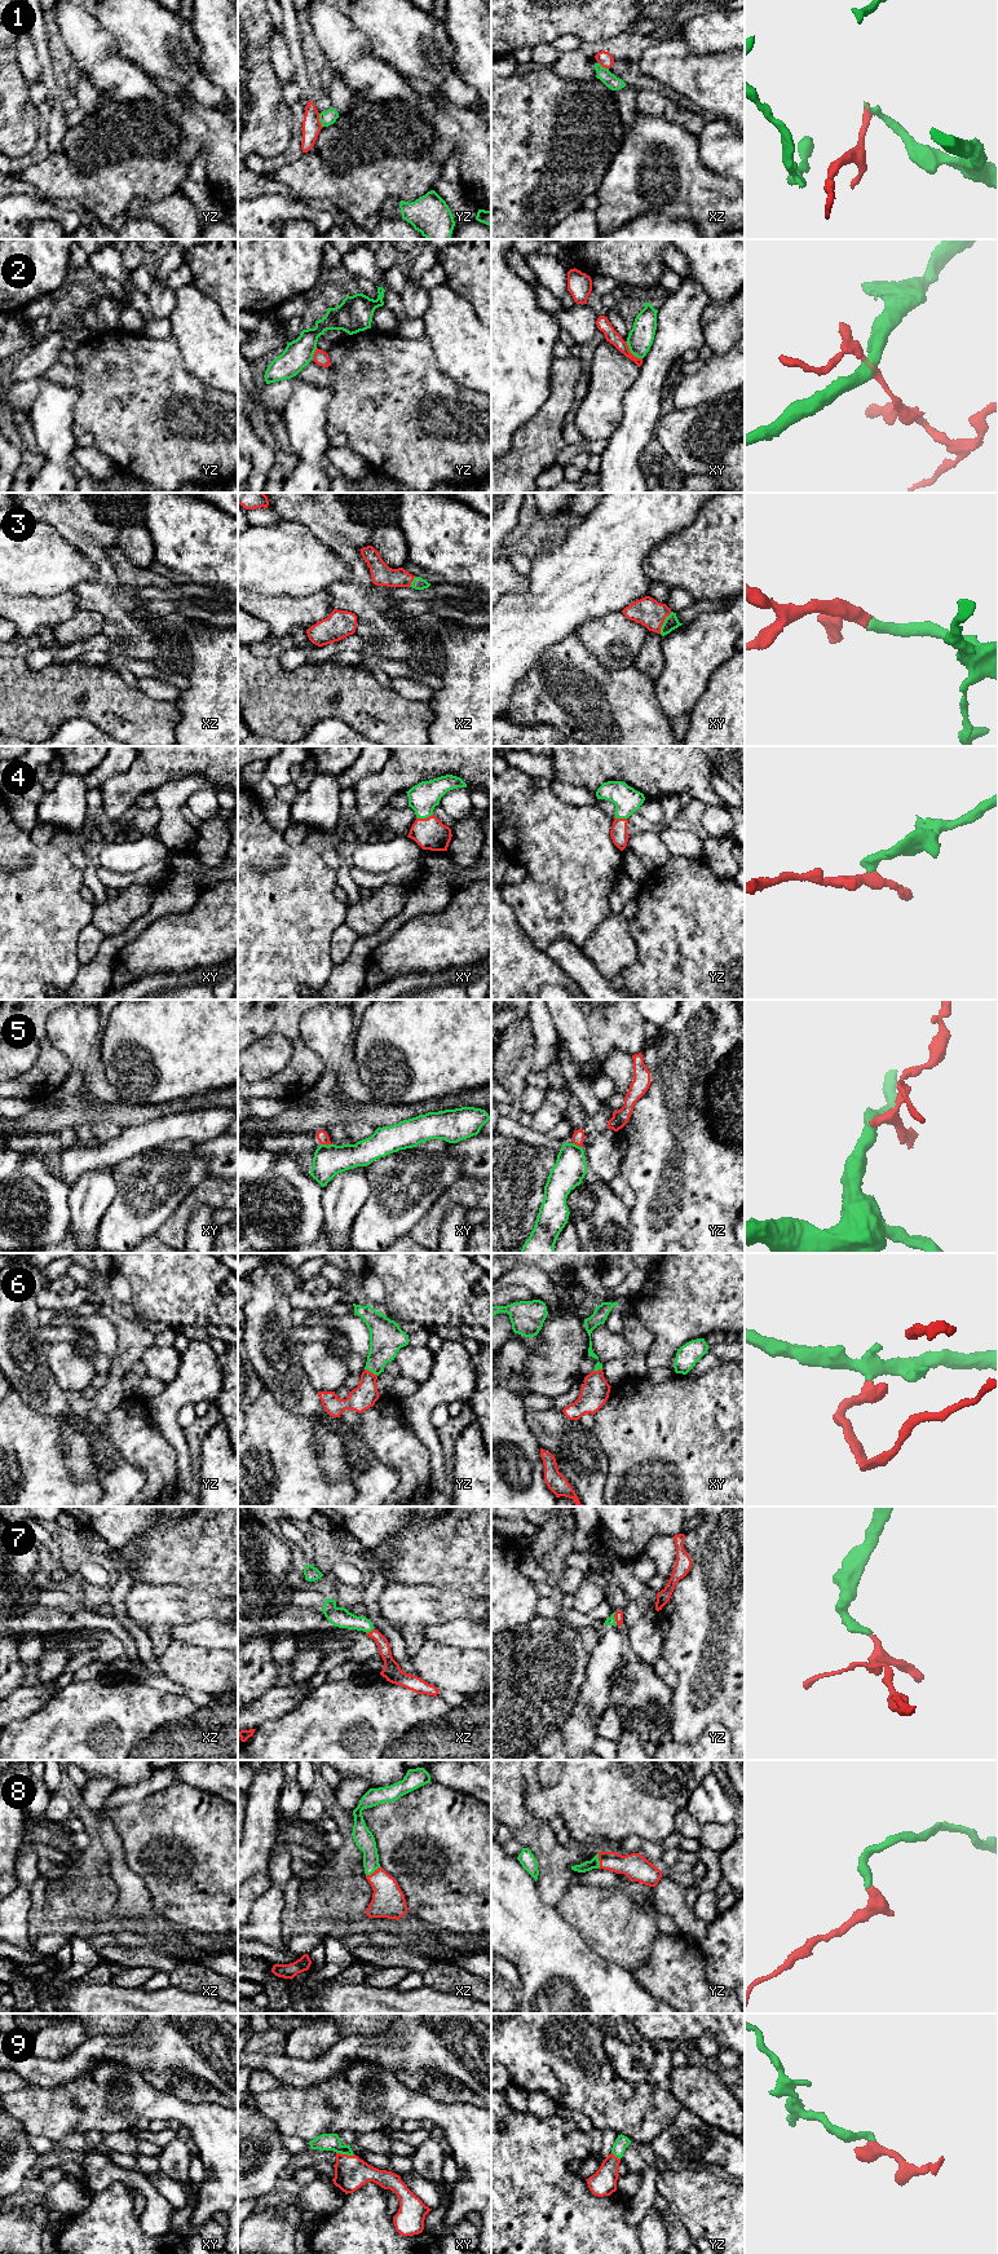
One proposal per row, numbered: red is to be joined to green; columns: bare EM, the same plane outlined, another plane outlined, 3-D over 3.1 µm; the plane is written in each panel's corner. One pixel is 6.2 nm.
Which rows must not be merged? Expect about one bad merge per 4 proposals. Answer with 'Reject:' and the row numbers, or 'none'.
Reject: 1, 2, 5

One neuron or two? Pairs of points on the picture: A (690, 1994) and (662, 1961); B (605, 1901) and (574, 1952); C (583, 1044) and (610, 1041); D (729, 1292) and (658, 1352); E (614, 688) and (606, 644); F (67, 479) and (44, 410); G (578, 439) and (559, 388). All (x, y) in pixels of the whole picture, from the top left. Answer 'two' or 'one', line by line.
A: one
B: two
C: two
D: one
E: two
F: one
G: two

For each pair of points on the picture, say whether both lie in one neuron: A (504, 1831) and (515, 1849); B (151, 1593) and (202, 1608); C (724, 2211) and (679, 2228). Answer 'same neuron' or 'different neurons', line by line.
A: same neuron
B: same neuron
C: different neurons

